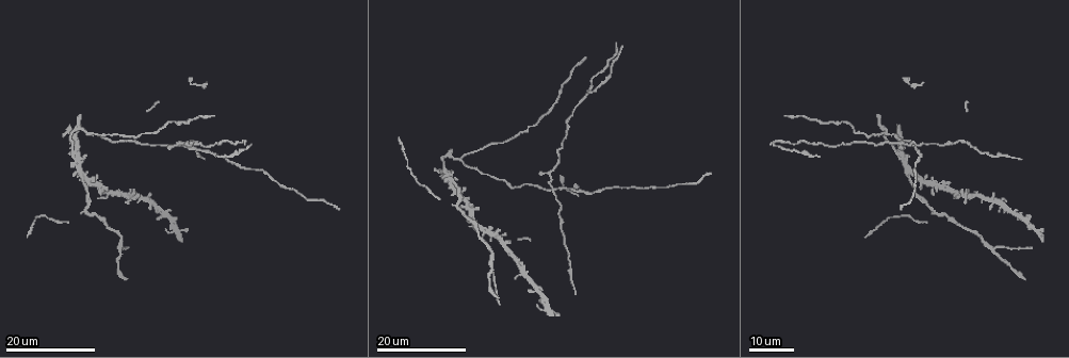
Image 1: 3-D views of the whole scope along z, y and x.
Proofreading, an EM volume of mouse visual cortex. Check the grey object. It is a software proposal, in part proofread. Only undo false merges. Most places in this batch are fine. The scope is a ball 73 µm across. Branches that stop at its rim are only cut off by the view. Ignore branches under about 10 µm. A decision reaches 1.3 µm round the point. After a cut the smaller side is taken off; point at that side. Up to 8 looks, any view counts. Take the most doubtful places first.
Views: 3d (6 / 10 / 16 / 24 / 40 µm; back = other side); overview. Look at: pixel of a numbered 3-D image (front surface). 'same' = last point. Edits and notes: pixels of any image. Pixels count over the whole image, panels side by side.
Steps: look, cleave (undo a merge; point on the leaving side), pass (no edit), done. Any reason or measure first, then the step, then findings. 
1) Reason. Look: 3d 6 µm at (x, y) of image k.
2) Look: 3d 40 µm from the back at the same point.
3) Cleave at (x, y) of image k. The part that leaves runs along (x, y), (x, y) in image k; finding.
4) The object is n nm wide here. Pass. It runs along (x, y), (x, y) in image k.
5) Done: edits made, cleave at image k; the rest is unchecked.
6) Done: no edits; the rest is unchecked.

Four-way junction. Look: 3d 16 µm at (553, 191) of image 1.

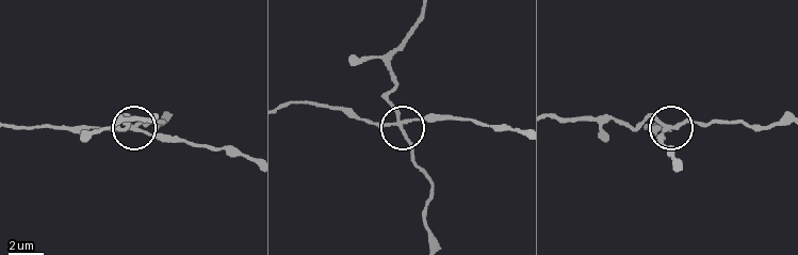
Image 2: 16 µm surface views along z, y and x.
Closer look. Look: 3d 10 µm at (662, 125) of image 2.

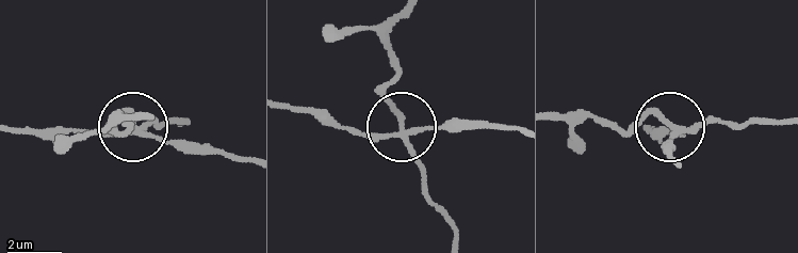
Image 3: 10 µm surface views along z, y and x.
4 arms meet here. Cleave at (422, 169) of image 3. The part that leaves runs along (403, 130), (385, 92), (396, 64), (389, 43), (396, 16) in image 3; a second neuron is stuck on.

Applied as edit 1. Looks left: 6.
Look: overview.

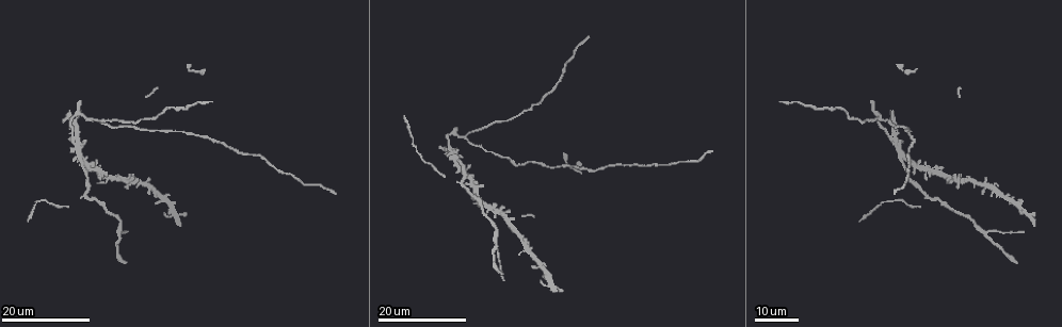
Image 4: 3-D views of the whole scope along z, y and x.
Branch point. Look: 3d 24 µm at (903, 158) of image 4.

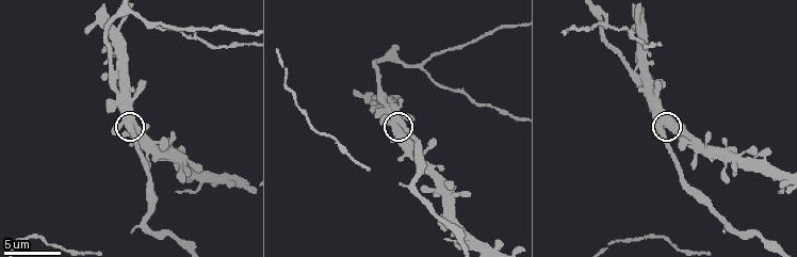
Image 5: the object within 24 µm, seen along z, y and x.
Look: 3d 6 µm at (670, 128) of image 5.

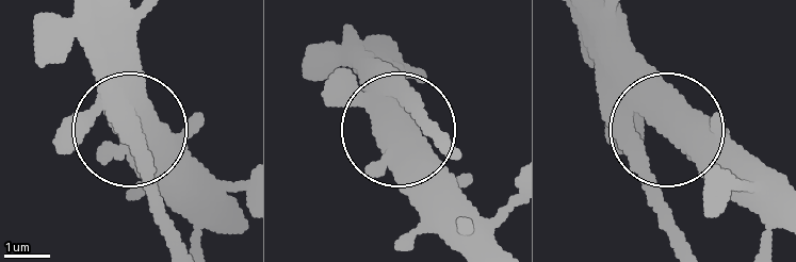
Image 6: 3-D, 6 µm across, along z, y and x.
Look: 3d 6 µm from the back at (401, 124) of image 6.

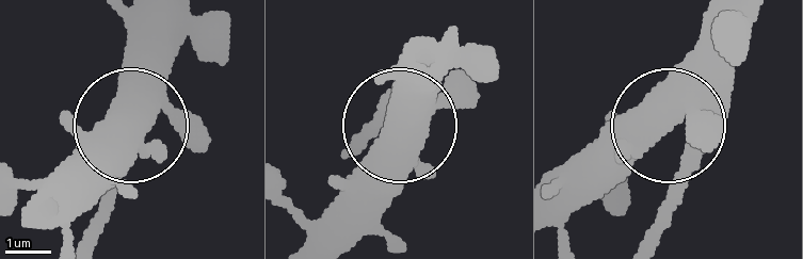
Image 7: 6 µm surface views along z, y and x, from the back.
The side arm is 43 µm long. Pass. It runs along (756, 16), (676, 119), (684, 189), (673, 219) in image 7; all the same neuron.

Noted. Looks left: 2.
Three arms meet. Look: 3d 10 µm at (604, 24) of image 5.

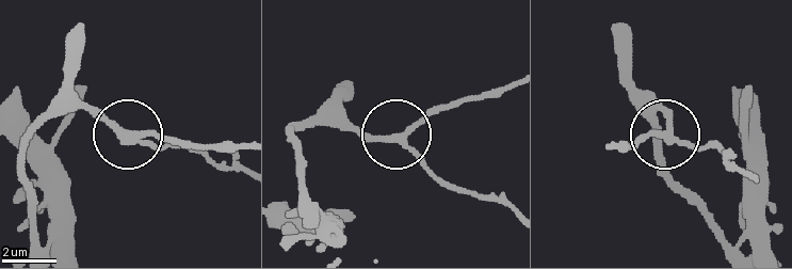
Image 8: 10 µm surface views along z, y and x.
The side arm is 43 µm long. Pass. It runs along (748, 176), (712, 146), (687, 146), (666, 132), (634, 139) in image 8; one neuron here.

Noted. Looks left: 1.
Done: edits made, cleave at image 3; the rest is unchecked.

